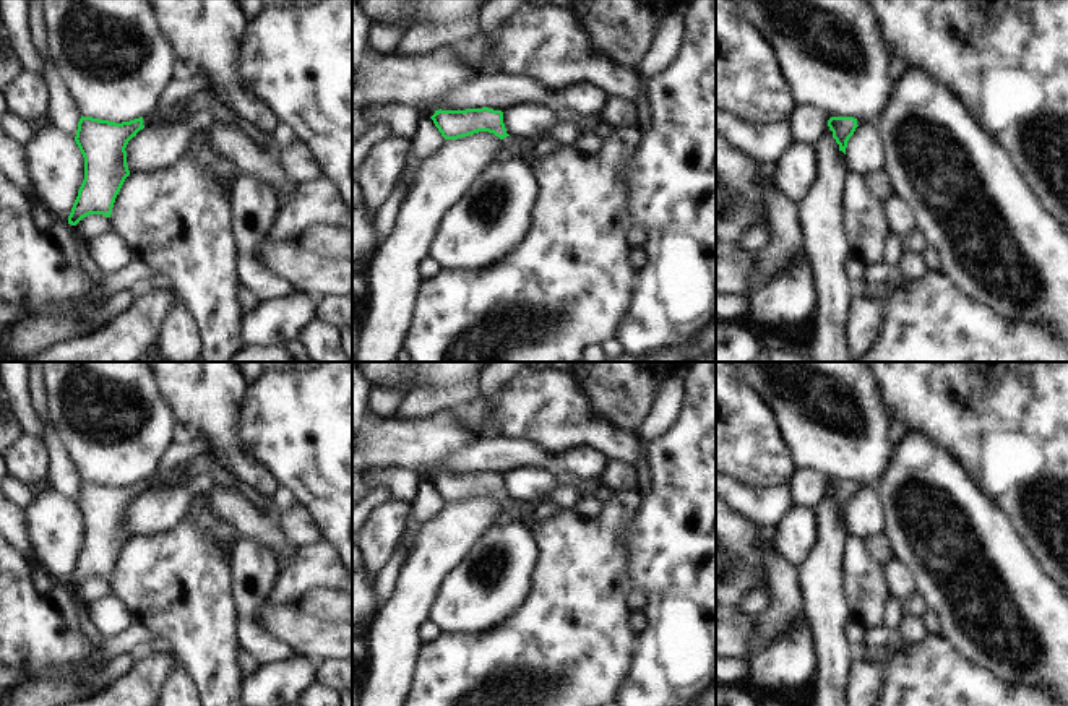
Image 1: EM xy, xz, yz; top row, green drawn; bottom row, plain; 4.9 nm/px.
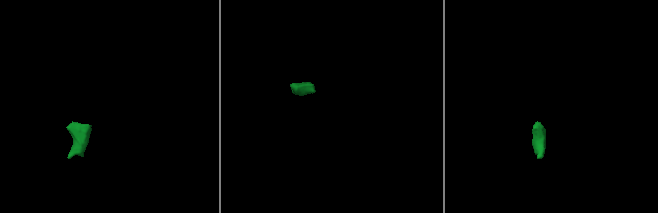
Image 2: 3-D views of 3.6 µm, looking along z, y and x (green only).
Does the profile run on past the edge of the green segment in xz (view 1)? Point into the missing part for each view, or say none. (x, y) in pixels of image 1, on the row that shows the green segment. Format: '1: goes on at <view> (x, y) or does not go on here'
1: goes on at xz (513, 148)

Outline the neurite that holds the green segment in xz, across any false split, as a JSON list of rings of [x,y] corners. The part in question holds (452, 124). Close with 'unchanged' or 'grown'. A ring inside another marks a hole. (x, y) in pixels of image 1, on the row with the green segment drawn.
[[[489,107],[466,110],[435,110],[430,117],[445,140],[458,140],[479,131],[489,131],[498,136],[503,143],[500,162],[510,159],[524,159],[531,148],[540,140],[515,138],[506,133],[503,112]]]; grown

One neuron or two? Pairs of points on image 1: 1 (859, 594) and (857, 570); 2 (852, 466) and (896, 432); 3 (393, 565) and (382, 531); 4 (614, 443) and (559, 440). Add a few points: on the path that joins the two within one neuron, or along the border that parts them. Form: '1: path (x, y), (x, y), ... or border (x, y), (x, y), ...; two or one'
1: path (859, 588), (859, 576); one
2: border (888, 421), (888, 443), (893, 448); two
3: border (400, 541), (374, 580); two
4: path (601, 437), (572, 437); one

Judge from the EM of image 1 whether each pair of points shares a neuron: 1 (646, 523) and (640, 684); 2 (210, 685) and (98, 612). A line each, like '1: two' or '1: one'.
1: one
2: two

